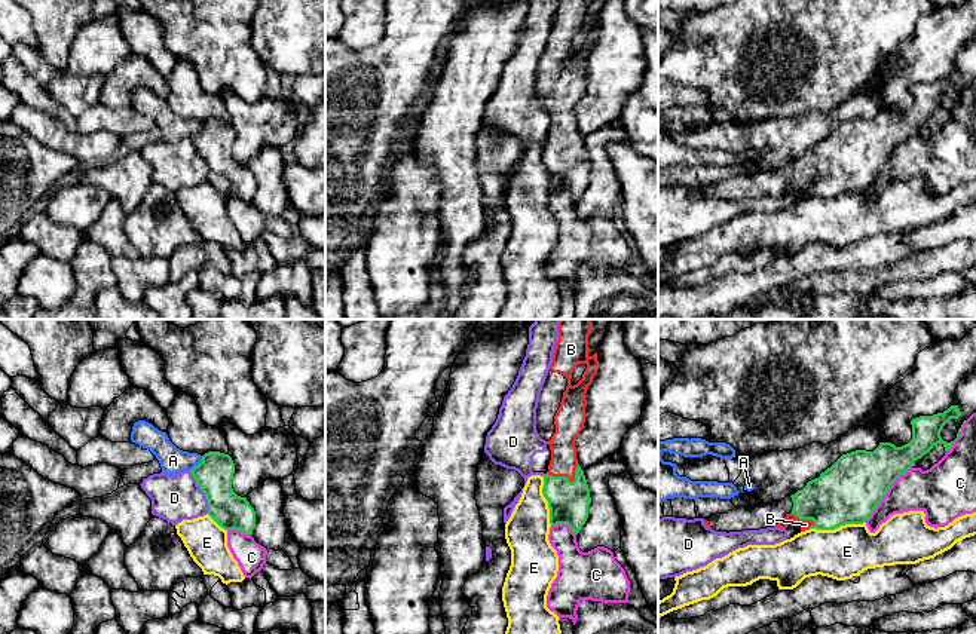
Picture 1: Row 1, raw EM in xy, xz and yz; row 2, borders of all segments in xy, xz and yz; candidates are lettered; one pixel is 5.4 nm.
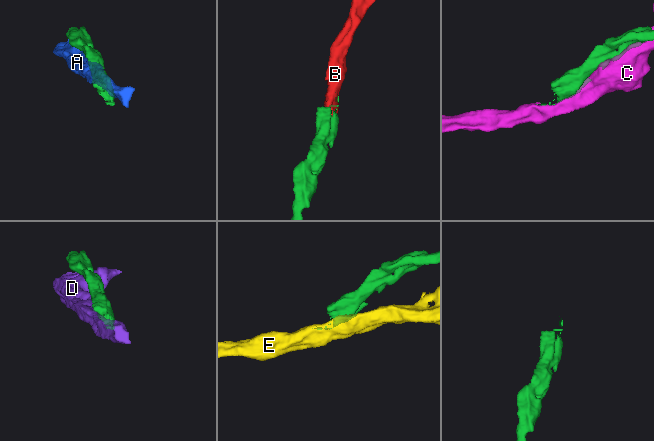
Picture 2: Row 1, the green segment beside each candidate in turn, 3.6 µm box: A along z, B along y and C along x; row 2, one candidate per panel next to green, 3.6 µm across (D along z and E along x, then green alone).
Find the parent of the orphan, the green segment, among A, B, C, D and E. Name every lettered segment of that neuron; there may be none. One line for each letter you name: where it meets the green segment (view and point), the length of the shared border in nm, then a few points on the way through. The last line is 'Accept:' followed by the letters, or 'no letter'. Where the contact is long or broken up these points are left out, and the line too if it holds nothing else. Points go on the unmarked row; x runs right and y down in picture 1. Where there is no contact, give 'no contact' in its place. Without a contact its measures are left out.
B: xz (568, 146) | 190 nm | across xz (568, 170), (568, 146), (563, 138), (563, 129)
Accept: B

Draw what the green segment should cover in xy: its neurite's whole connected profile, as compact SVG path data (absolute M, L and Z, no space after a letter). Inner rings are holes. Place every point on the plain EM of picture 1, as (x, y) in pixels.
M208 119L192 138L199 156L208 168L208 183L224 197L239 197L253 202L256 178L247 165L232 156L235 131L229 122Z

